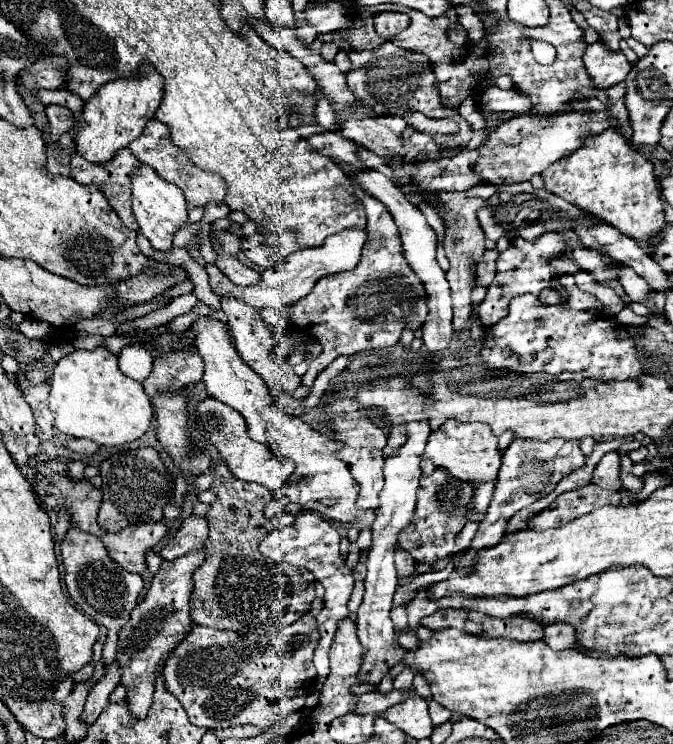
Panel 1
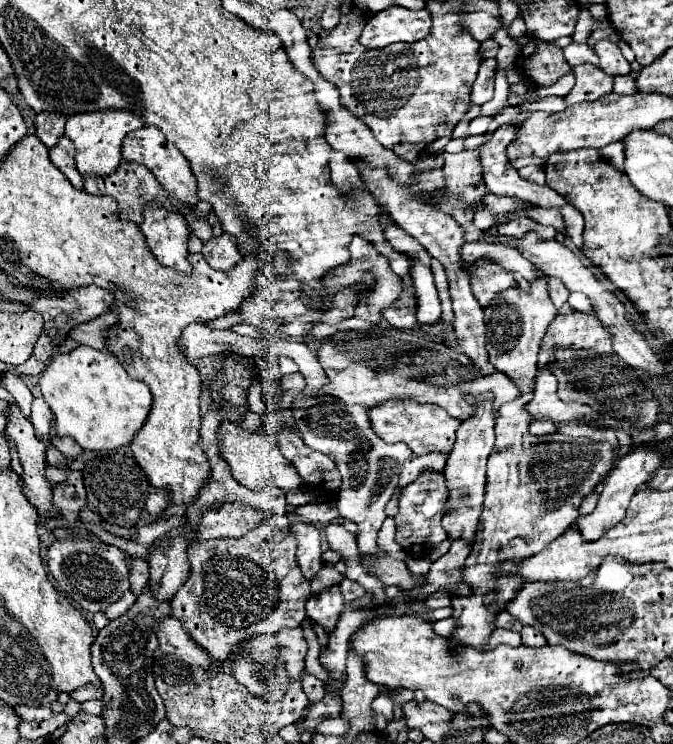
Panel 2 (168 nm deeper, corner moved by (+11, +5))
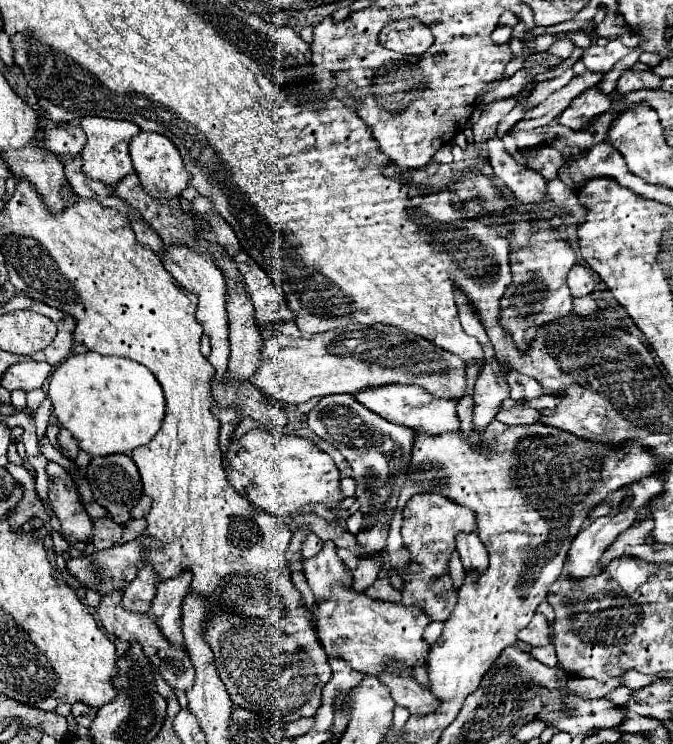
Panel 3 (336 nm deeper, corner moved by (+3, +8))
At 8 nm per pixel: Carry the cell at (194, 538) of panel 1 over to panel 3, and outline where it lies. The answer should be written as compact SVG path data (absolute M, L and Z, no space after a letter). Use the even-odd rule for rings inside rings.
M179 574L157 586L157 594L149 608L149 618L161 628L167 642L175 648L185 650L185 640L181 634L181 604L189 592L189 574Z

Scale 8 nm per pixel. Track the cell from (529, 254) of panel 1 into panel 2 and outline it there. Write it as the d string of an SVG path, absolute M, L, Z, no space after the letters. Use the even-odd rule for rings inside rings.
M481 257L471 267L473 277L473 293L481 307L489 307L489 303L507 289L517 287L517 281L511 271L505 271L497 261Z

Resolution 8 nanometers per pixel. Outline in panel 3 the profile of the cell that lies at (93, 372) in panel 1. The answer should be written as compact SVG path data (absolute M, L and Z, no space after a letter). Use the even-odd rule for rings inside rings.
M85 352L85 354L77 354L77 356L69 356L63 364L59 364L59 368L51 374L49 378L49 388L47 388L47 394L49 398L53 400L53 410L55 410L55 416L59 420L59 424L63 428L67 428L75 440L79 440L79 448L91 456L109 456L109 454L131 454L135 448L139 446L145 446L147 442L151 442L155 438L155 434L159 432L161 428L161 422L163 422L163 416L165 416L165 396L163 396L163 390L157 382L157 378L139 362L133 362L129 358L117 358L117 356L103 356L103 354L97 354L97 352Z

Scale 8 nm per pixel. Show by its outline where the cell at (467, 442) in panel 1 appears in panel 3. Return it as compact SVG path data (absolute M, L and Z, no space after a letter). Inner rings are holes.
M387 384L387 386L377 386L377 388L365 388L353 394L359 404L369 408L371 412L383 416L385 420L393 424L407 426L411 430L423 430L423 432L453 432L459 428L459 418L455 412L455 402L449 398L437 398L429 394L421 386L399 386L399 384Z

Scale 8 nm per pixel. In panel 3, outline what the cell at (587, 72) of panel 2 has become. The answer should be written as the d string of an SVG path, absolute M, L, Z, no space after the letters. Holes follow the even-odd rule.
M589 88L581 96L577 96L571 106L561 114L559 124L579 132L585 130L589 124L593 124L601 114L609 112L613 102L609 100L607 94L599 92L597 88Z

